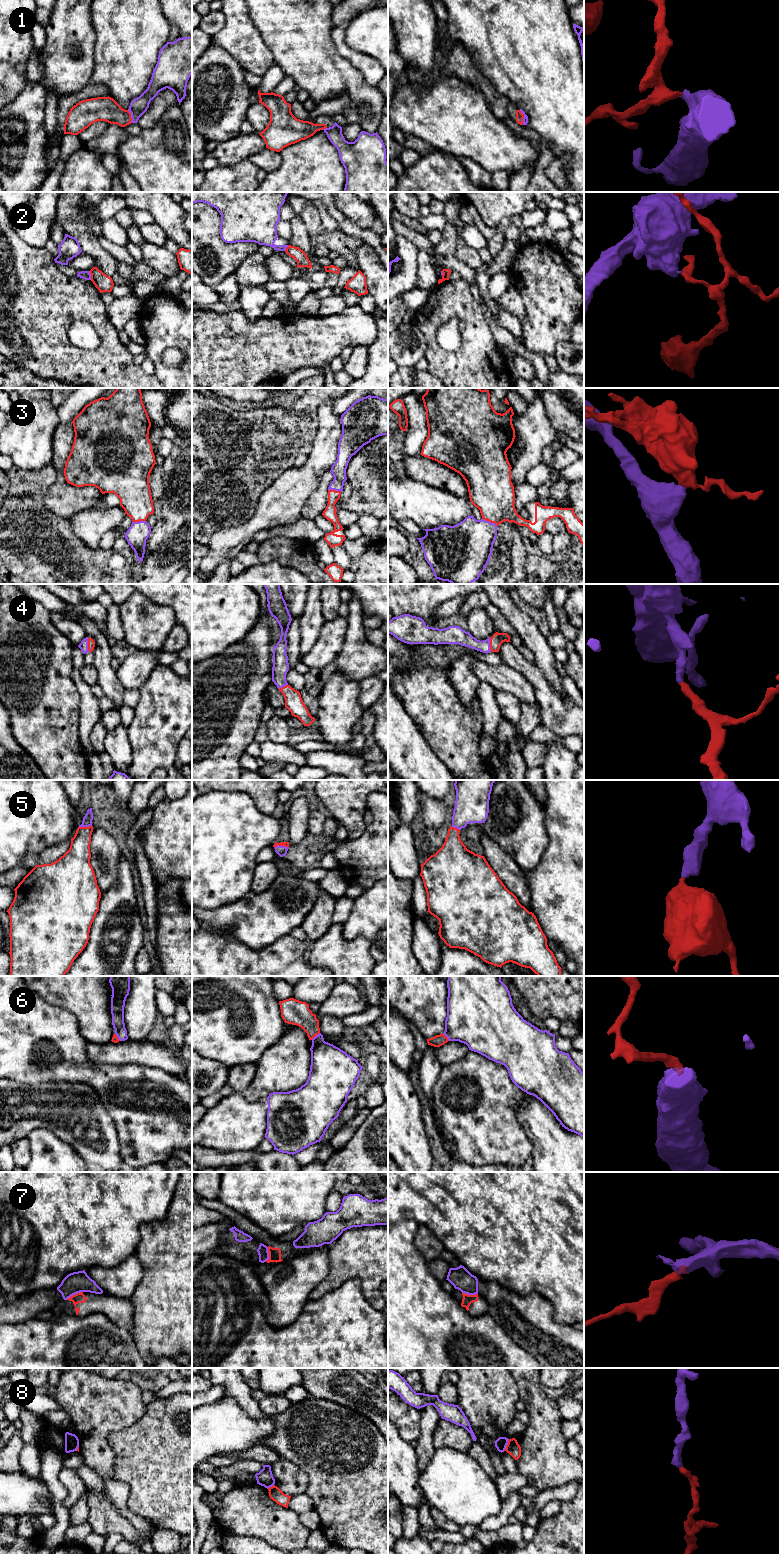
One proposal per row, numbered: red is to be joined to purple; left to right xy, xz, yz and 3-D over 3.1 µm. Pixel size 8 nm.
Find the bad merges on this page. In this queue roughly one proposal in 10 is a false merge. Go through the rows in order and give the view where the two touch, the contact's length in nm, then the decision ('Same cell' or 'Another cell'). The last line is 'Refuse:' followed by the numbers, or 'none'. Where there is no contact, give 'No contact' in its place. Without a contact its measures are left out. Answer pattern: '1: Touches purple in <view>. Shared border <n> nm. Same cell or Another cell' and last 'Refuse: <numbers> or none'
1: Touches purple in yz. Shared border 120 nm. Same cell
2: Touches purple in xy. Shared border 70 nm. Another cell
3: Touches purple in yz. Shared border 140 nm. Same cell
4: Touches purple in xy. Shared border 110 nm. Same cell
5: Touches purple in xz. Shared border 120 nm. Same cell
6: Touches purple in xz. Shared border 90 nm. Same cell
7: Touches purple in xy. Shared border 150 nm. Another cell
8: Touches purple in yz. Shared border 100 nm. Another cell
Refuse: 2, 7, 8

